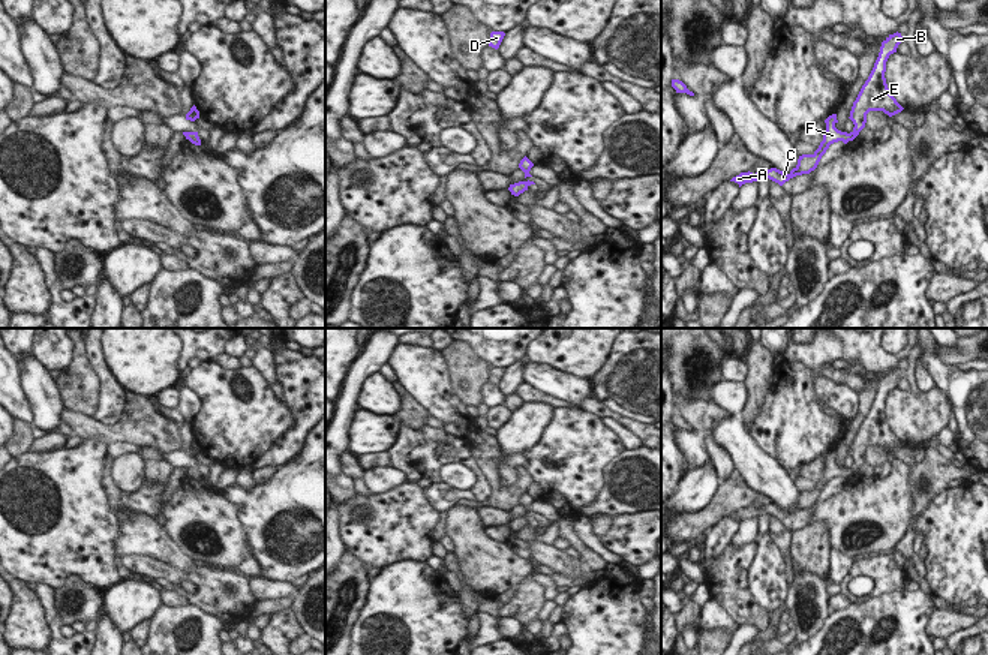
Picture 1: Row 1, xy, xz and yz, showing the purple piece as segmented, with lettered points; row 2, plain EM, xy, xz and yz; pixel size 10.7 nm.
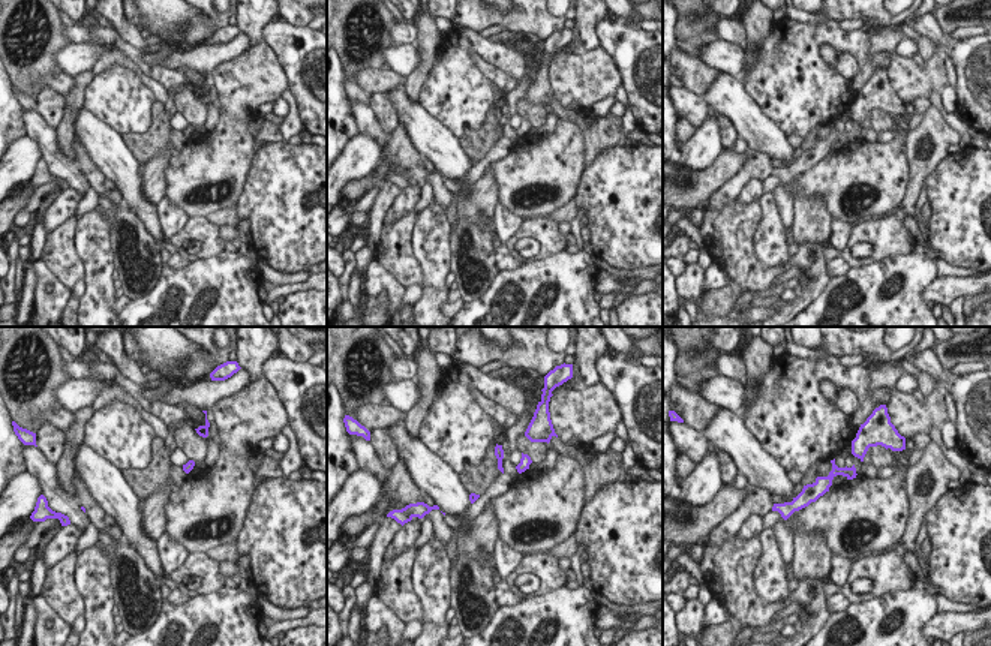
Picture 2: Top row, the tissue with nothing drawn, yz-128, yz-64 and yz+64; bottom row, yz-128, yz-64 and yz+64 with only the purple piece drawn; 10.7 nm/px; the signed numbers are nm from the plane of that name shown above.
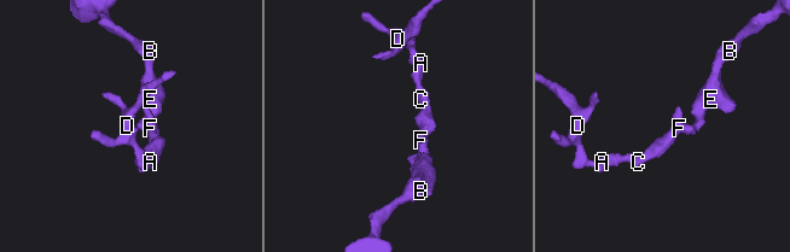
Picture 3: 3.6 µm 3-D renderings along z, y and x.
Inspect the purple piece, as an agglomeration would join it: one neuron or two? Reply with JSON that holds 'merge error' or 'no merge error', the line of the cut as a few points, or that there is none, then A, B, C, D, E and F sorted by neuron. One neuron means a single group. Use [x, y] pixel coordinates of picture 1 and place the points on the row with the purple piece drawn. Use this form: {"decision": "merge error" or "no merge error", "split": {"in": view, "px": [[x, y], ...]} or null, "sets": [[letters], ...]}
{"decision": "merge error", "split": {"in": "yz", "px": [[850, 132], [855, 137]]}, "sets": [["A", "C", "D", "F"], ["B", "E"]]}

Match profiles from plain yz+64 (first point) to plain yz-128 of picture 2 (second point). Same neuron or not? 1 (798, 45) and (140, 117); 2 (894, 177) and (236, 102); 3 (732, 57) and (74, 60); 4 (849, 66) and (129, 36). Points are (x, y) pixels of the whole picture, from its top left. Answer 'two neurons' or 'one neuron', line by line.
1: one neuron
2: one neuron
3: one neuron
4: one neuron

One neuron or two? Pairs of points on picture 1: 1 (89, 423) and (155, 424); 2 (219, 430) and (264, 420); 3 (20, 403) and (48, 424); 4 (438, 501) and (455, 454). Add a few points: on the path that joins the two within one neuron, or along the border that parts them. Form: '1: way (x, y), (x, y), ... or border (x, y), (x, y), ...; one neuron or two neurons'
1: way (105, 432), (120, 432), (138, 426); one neuron
2: way (230, 429), (240, 420), (254, 420); one neuron
3: border (18, 378), (32, 414), (32, 424); two neurons
4: way (434, 487), (434, 466), (441, 459); one neuron

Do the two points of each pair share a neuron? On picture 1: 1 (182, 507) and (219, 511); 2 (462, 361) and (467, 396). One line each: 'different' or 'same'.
1: same
2: same

